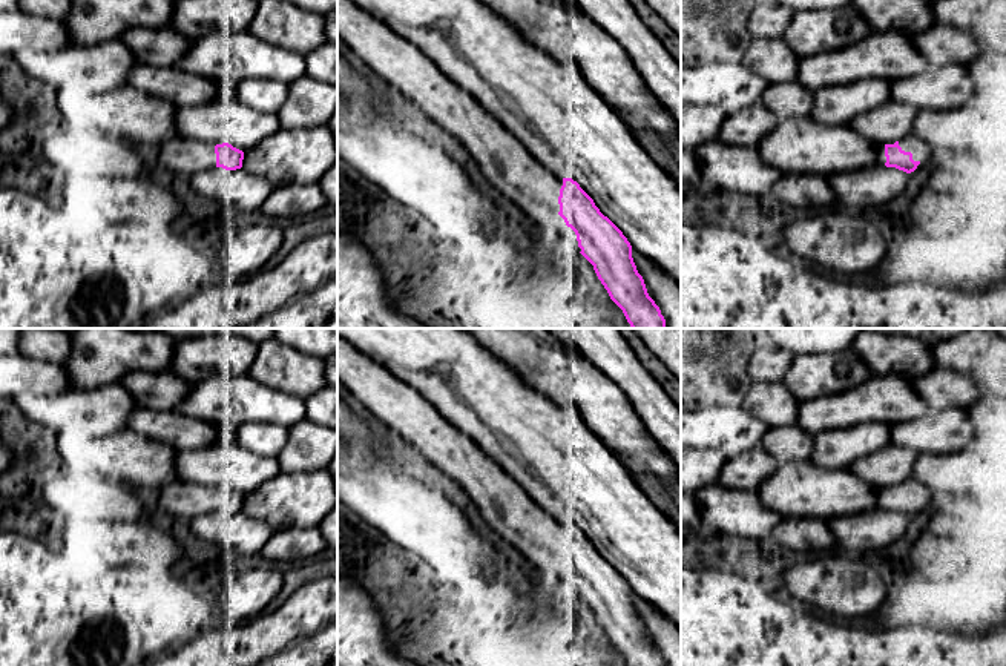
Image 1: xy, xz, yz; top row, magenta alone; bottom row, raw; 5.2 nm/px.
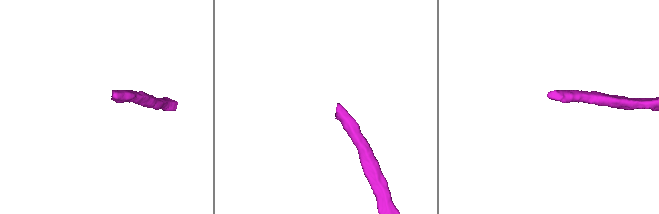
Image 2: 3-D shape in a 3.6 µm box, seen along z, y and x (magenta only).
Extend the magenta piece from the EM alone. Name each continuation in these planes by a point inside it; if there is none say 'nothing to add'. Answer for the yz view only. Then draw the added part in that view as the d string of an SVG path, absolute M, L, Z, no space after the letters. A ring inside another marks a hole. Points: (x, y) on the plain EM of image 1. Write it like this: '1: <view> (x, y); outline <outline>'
1: yz (879, 501); outline M871 490L873 502L876 508L885 509L886 500L885 500L885 490Z

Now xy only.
1: xy (186, 501); outline M175 480L159 490L159 506L184 522L216 511L215 488Z

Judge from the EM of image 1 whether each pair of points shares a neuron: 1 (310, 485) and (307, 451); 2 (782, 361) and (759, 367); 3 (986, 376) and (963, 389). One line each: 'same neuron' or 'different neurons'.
1: different neurons
2: same neuron
3: different neurons

